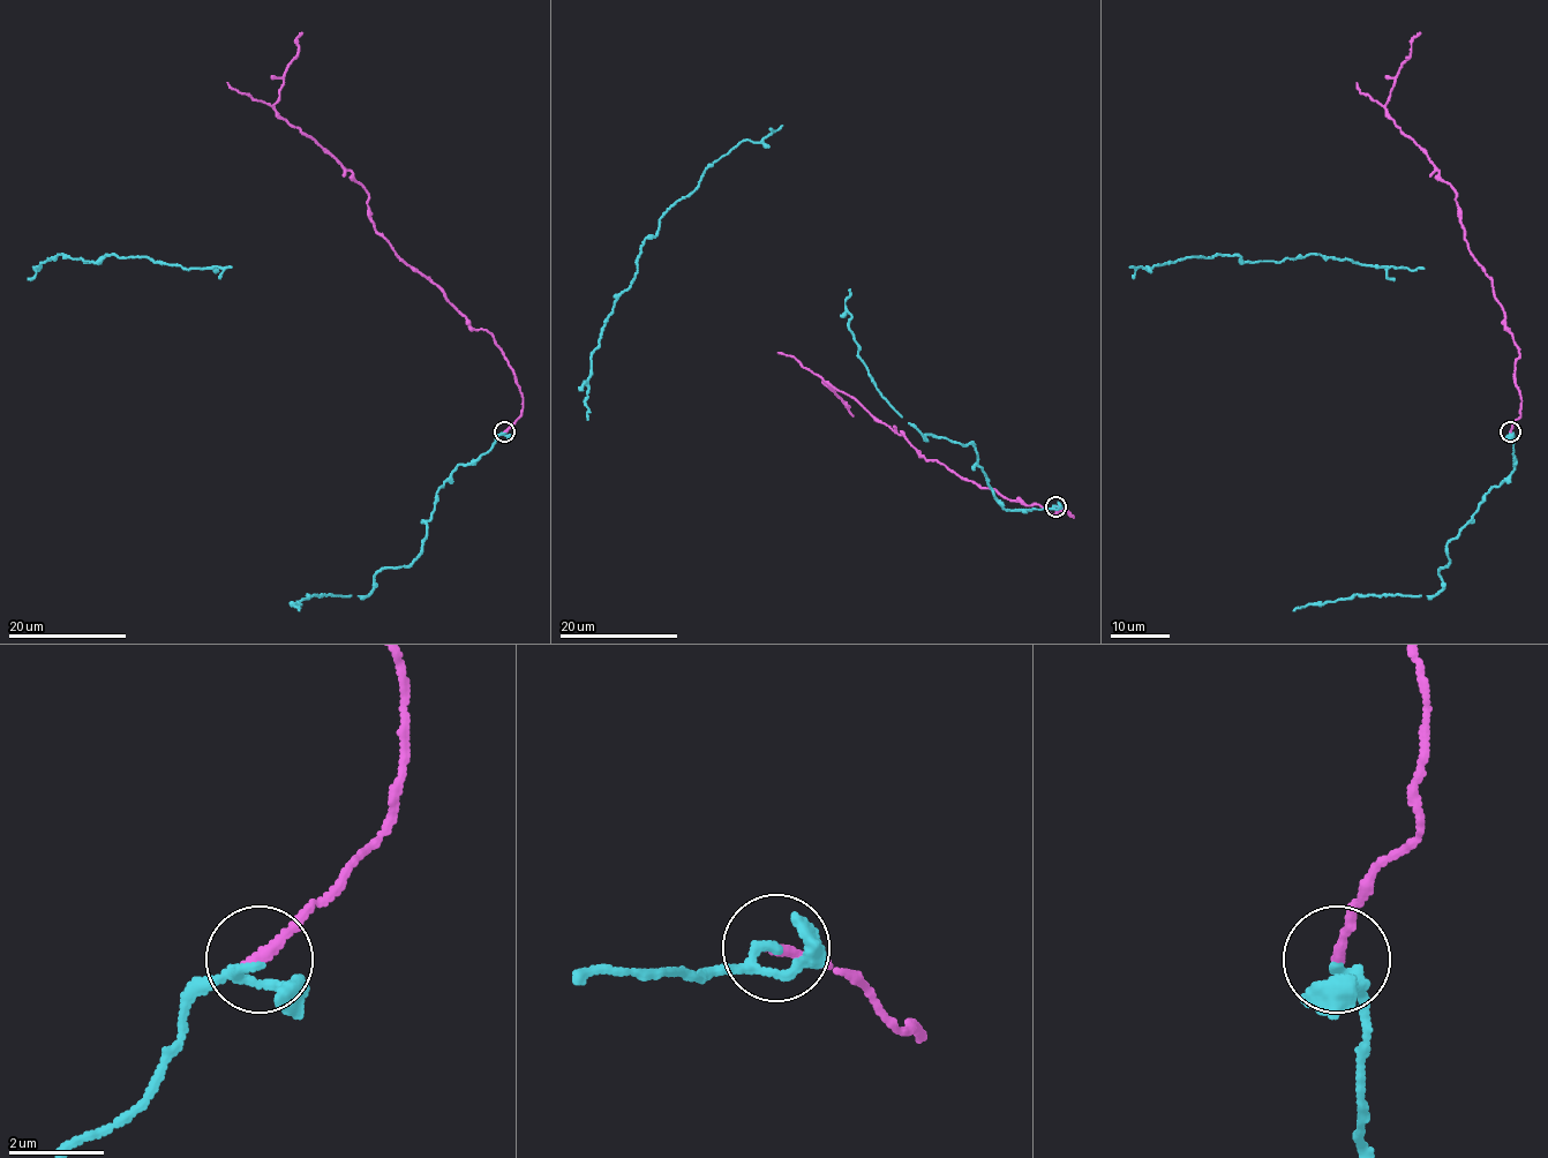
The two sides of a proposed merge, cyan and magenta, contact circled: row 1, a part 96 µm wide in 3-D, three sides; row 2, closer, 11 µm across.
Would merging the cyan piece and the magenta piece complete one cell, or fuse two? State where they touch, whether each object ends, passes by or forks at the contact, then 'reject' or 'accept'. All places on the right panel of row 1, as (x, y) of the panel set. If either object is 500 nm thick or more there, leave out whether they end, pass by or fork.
at (1510, 431); cyan passes by; magenta ends there; accept

